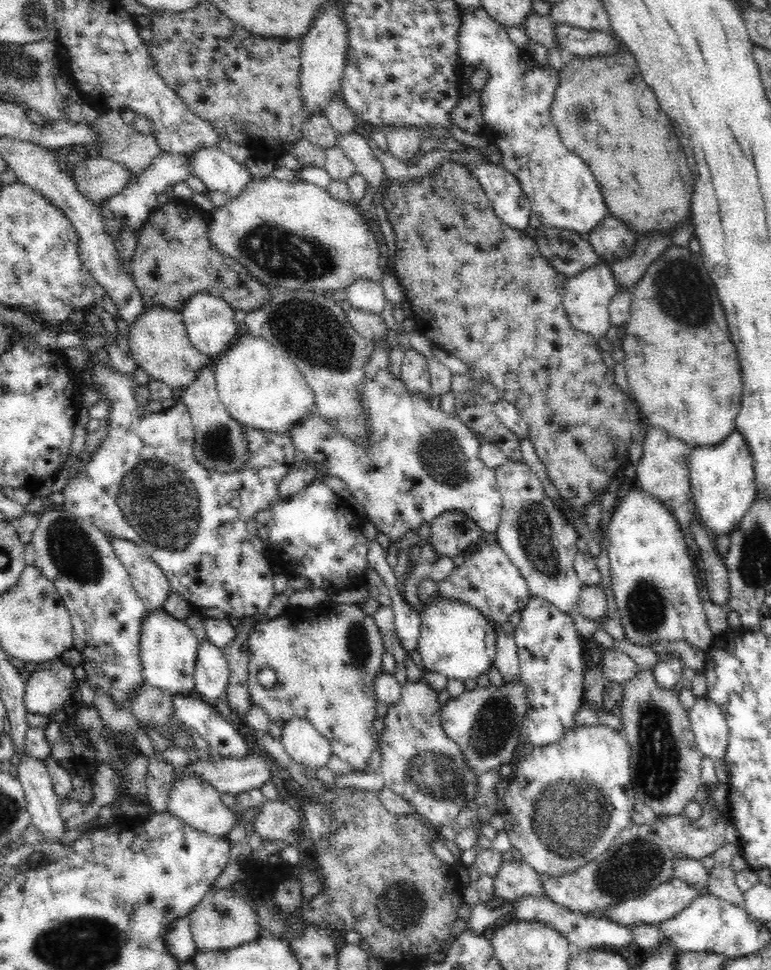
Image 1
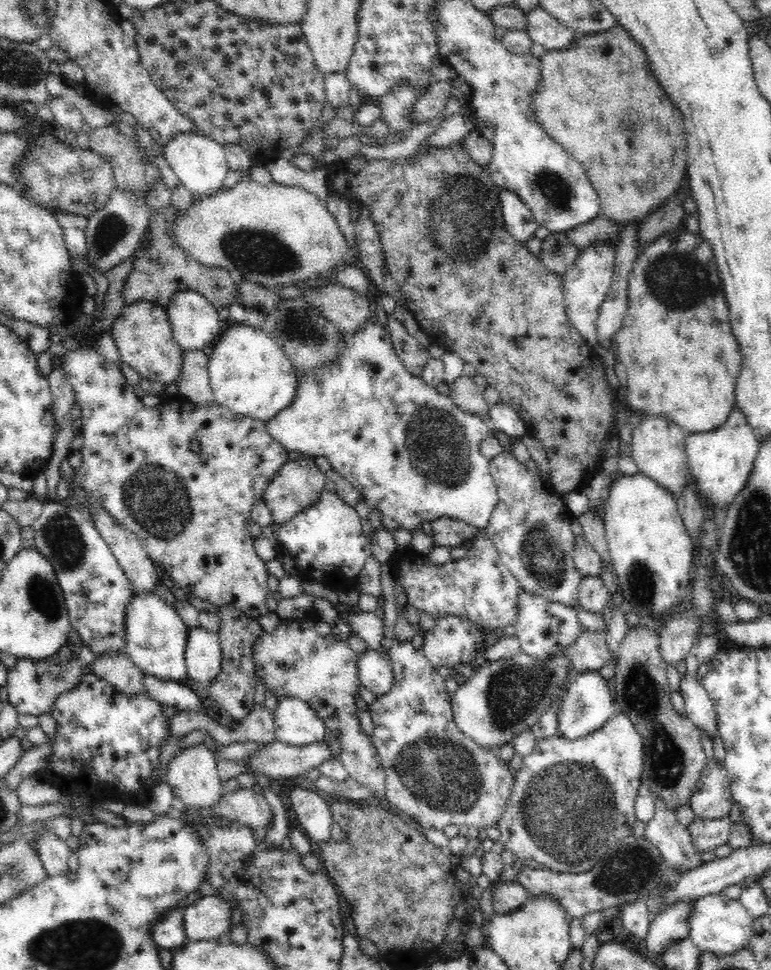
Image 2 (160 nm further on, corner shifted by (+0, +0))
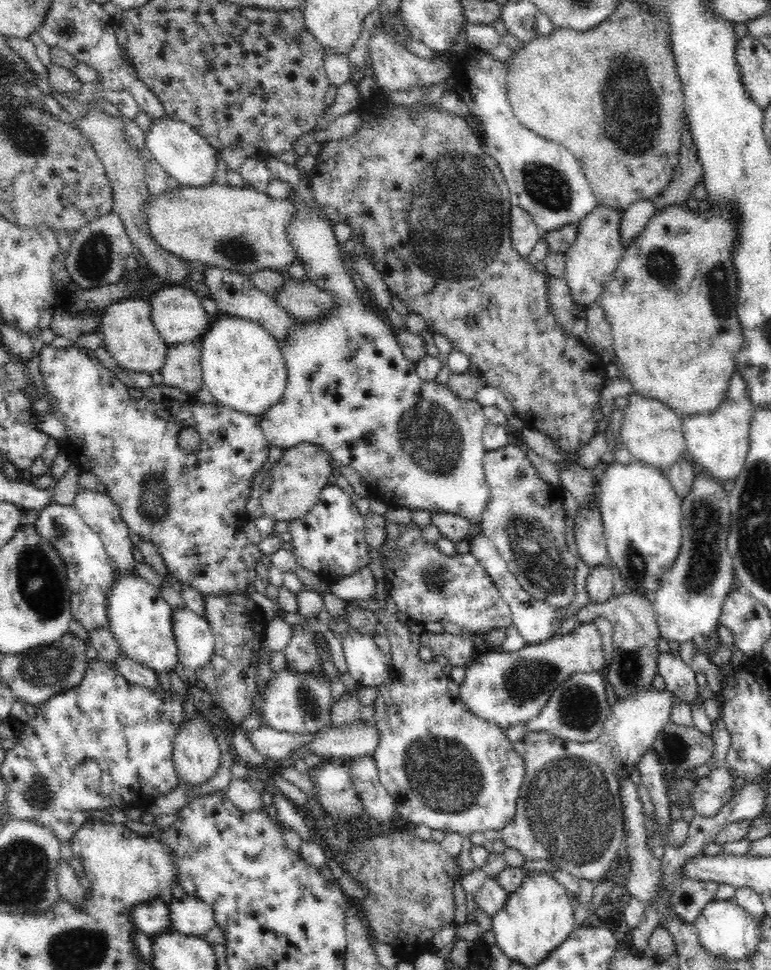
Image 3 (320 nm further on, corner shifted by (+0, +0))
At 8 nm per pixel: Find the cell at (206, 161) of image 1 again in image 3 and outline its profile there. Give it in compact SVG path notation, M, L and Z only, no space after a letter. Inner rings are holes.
M166 115L151 119L149 131L146 131L145 146L154 160L170 175L178 180L180 186L201 187L212 184L213 176L219 175L216 167L216 153L204 136L200 136L190 124Z

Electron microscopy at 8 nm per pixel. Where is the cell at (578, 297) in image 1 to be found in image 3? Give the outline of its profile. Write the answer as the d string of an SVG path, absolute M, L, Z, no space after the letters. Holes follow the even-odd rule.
M597 204L592 212L589 212L577 225L578 236L572 243L572 246L565 252L566 268L564 278L567 280L570 293L574 297L574 301L582 307L589 308L590 304L597 304L597 300L602 294L605 282L610 280L614 269L617 267L619 260L624 252L623 239L621 238L620 222L622 212L612 207L605 207Z

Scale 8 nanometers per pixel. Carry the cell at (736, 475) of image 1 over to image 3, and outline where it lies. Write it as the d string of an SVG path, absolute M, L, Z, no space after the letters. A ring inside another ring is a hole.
M734 371L731 375L725 393L726 398L714 412L681 417L687 452L692 457L692 461L722 484L729 480L736 480L743 470L750 448L750 421L755 411L746 391L746 381L738 371Z

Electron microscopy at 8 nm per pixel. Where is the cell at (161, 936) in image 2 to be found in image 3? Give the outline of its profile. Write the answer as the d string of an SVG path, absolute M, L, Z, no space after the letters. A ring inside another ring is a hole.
M160 898L134 907L132 917L134 917L136 930L150 939L162 932L173 931L170 925L170 911L168 911L167 904Z

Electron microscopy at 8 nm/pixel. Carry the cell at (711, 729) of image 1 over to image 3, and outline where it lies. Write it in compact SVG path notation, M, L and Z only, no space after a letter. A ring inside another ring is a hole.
M663 652L659 654L657 661L657 669L665 680L666 689L680 701L689 705L696 700L698 693L703 693L696 683L696 673L682 661L680 655Z

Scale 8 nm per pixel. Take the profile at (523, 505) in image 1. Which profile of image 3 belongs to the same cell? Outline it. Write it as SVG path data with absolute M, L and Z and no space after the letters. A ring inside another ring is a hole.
M509 443L503 448L486 452L482 460L490 498L475 529L480 529L494 542L508 569L526 592L535 599L543 600L554 608L568 608L576 596L575 574L577 558L570 552L566 542L566 511L561 493L546 483L534 469L524 447Z

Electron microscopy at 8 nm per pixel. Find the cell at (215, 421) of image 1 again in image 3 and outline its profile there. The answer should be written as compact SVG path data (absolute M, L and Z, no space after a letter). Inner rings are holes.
M198 342L169 345L161 371L165 388L176 387L195 398L203 386Z

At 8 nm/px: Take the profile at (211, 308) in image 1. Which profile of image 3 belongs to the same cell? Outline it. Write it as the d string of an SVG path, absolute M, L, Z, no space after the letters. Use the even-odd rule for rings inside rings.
M172 285L162 287L148 301L151 308L151 319L155 324L156 330L166 341L166 344L169 345L200 341L201 336L214 320L214 316L204 311L200 297L196 296L196 293L186 286Z

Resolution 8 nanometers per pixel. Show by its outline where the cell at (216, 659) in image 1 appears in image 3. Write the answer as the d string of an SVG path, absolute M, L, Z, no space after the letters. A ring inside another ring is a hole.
M173 607L173 633L179 661L197 671L210 662L215 636L209 622L188 607Z

